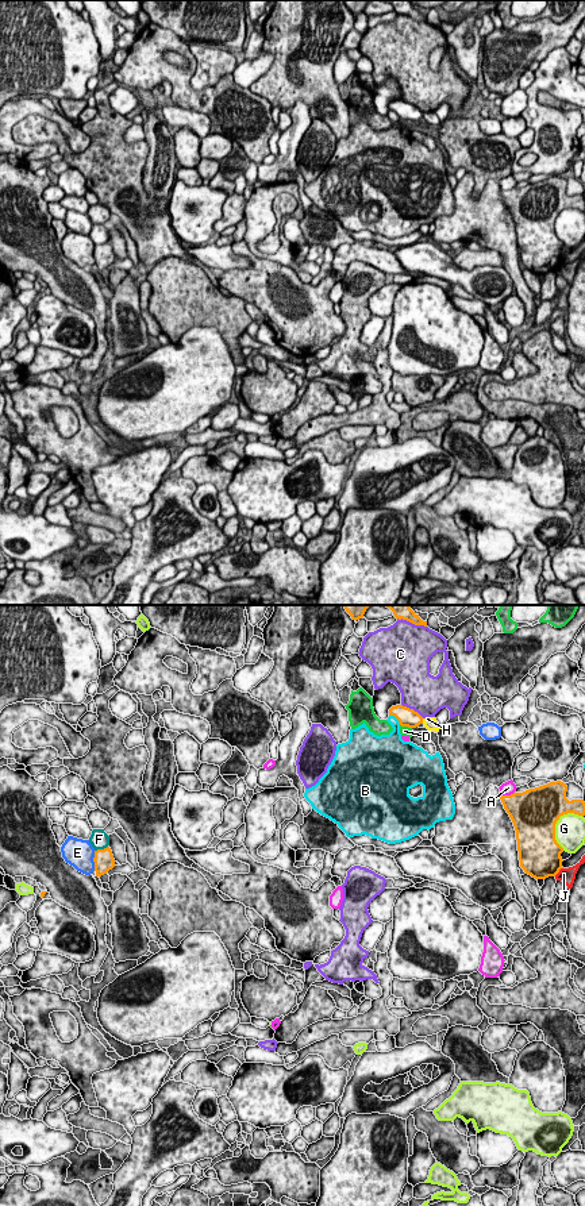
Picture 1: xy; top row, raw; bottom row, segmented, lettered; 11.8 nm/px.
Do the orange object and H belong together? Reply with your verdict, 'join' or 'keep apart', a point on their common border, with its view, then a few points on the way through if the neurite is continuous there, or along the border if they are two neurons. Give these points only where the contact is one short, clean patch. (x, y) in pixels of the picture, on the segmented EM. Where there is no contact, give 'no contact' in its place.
keep apart; meets orange in xy at (422, 721); border along xy (422, 719), (423, 723)

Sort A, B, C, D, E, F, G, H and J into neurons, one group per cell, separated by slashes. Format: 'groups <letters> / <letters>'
groups A / B / C / D / E / F / G / H / J

